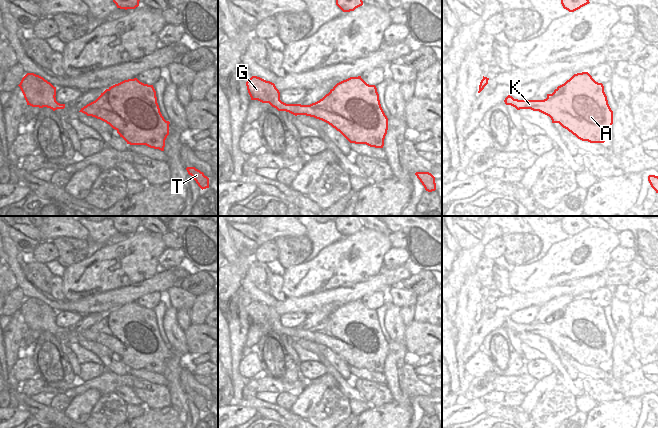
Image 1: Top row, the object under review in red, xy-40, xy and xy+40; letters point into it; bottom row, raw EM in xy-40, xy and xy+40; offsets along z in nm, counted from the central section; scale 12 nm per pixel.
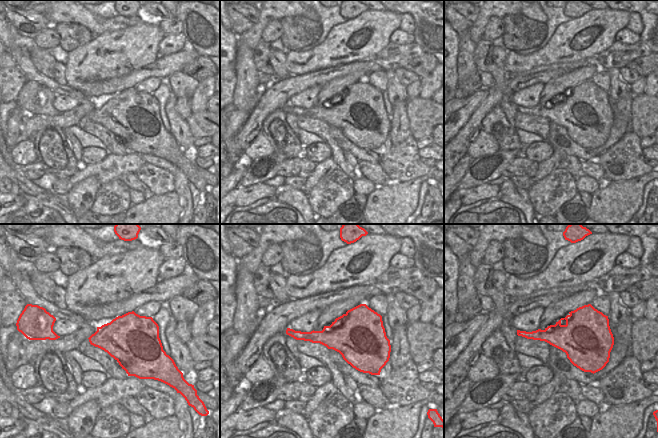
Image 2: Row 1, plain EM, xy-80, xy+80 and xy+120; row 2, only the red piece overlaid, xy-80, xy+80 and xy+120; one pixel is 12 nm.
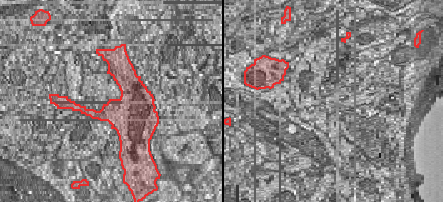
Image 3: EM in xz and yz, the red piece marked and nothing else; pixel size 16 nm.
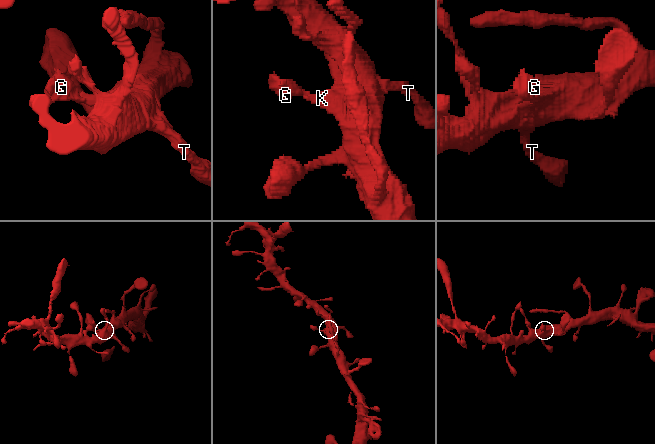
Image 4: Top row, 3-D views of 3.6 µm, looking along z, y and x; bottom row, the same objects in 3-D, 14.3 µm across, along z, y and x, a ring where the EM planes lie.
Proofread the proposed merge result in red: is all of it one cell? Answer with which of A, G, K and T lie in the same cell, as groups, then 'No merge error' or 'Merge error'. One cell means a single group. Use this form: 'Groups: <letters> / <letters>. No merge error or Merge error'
Groups: A G K T. No merge error.

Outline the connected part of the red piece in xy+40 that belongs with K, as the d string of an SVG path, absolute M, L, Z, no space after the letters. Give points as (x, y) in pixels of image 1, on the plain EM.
M588 296L574 298L552 318L547 318L544 324L518 324L508 319L504 326L517 334L531 333L547 339L552 347L559 347L582 365L604 367L611 362L613 335L608 328L603 308L596 306Z

